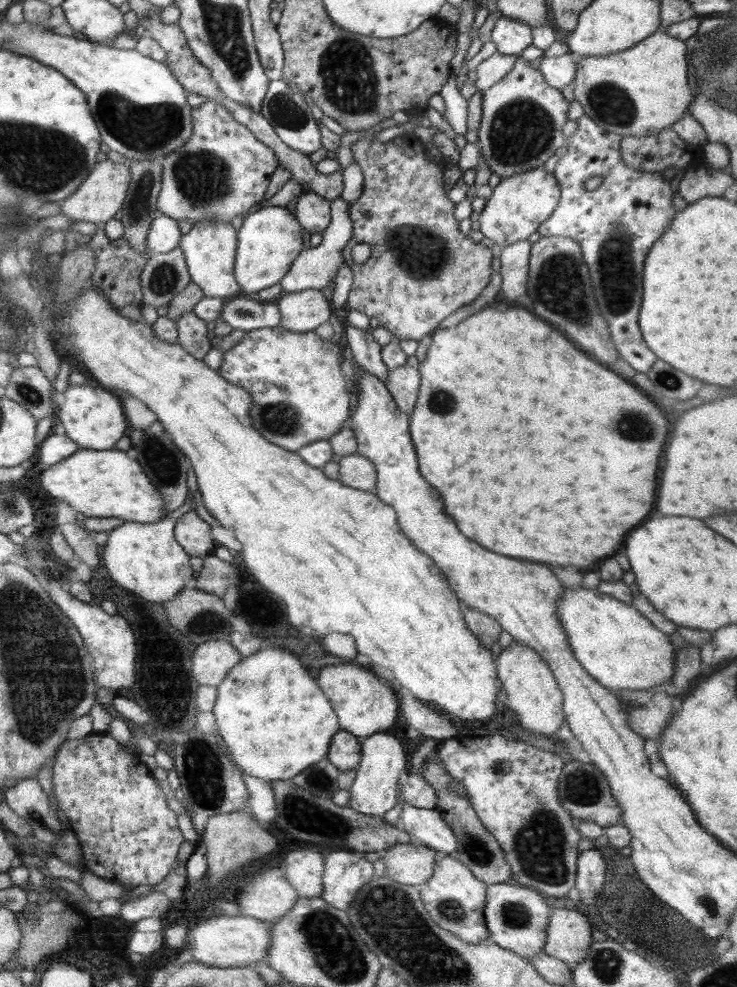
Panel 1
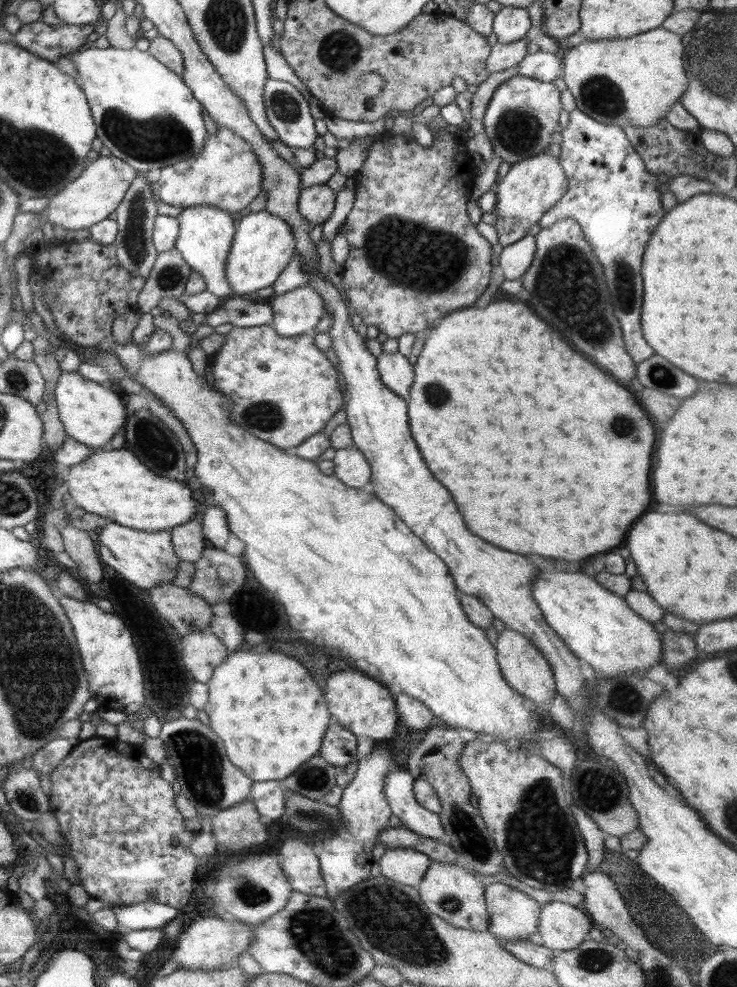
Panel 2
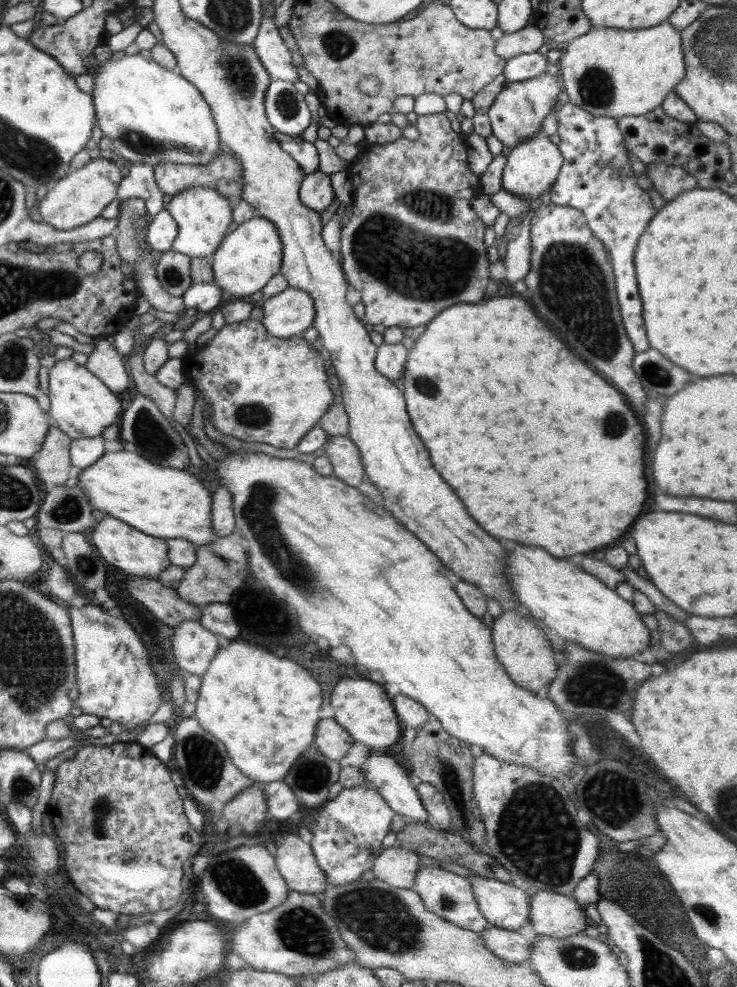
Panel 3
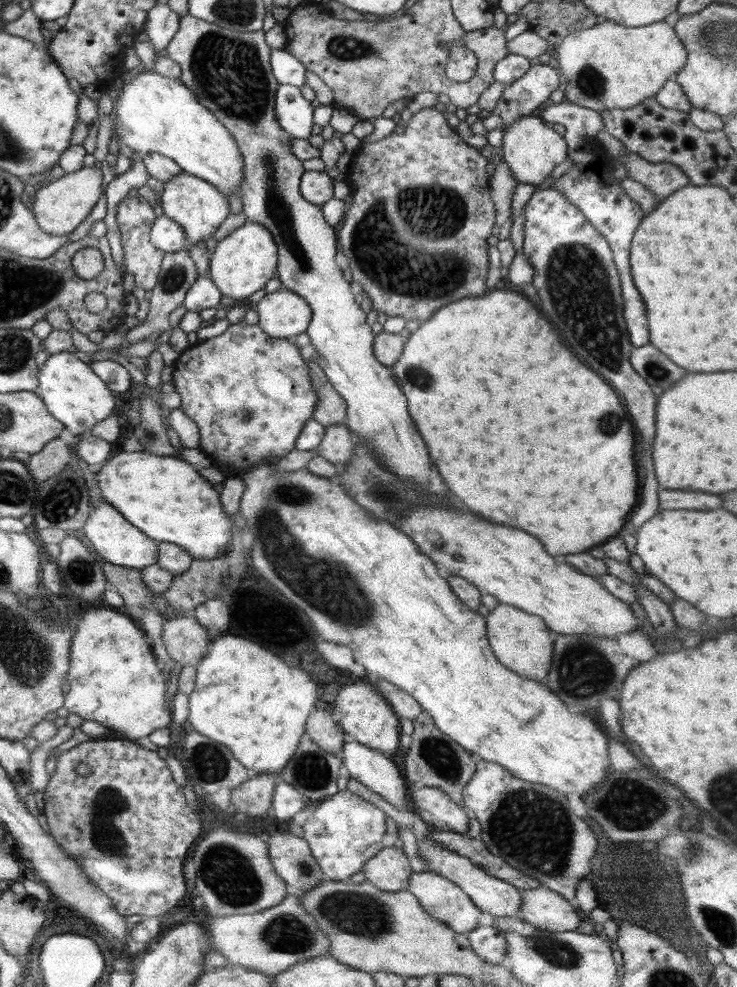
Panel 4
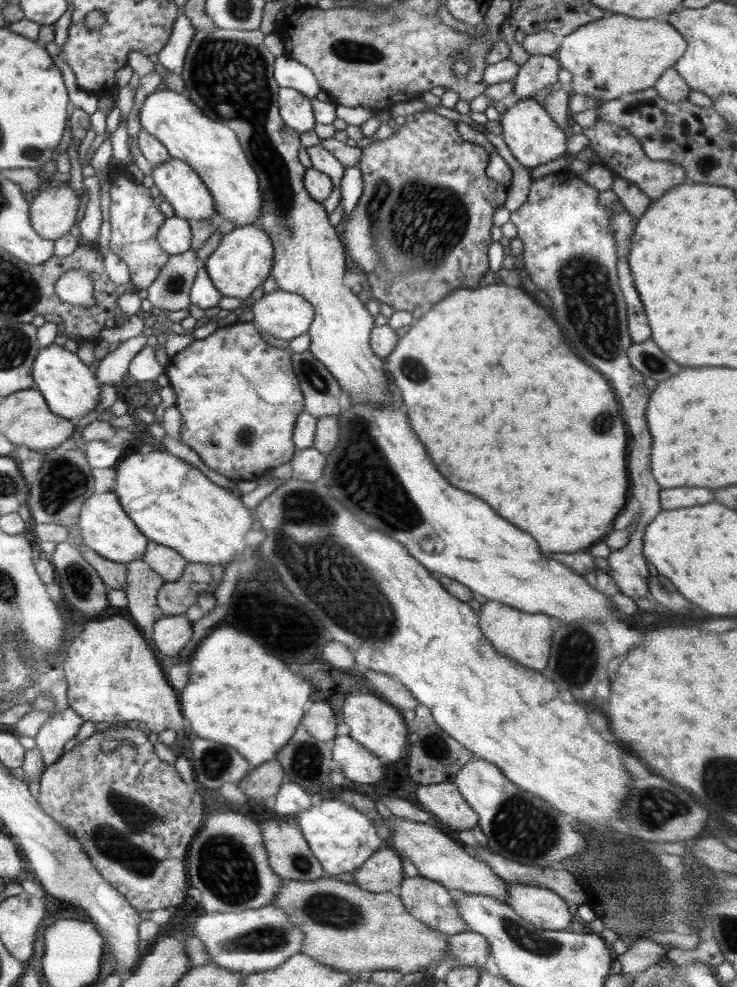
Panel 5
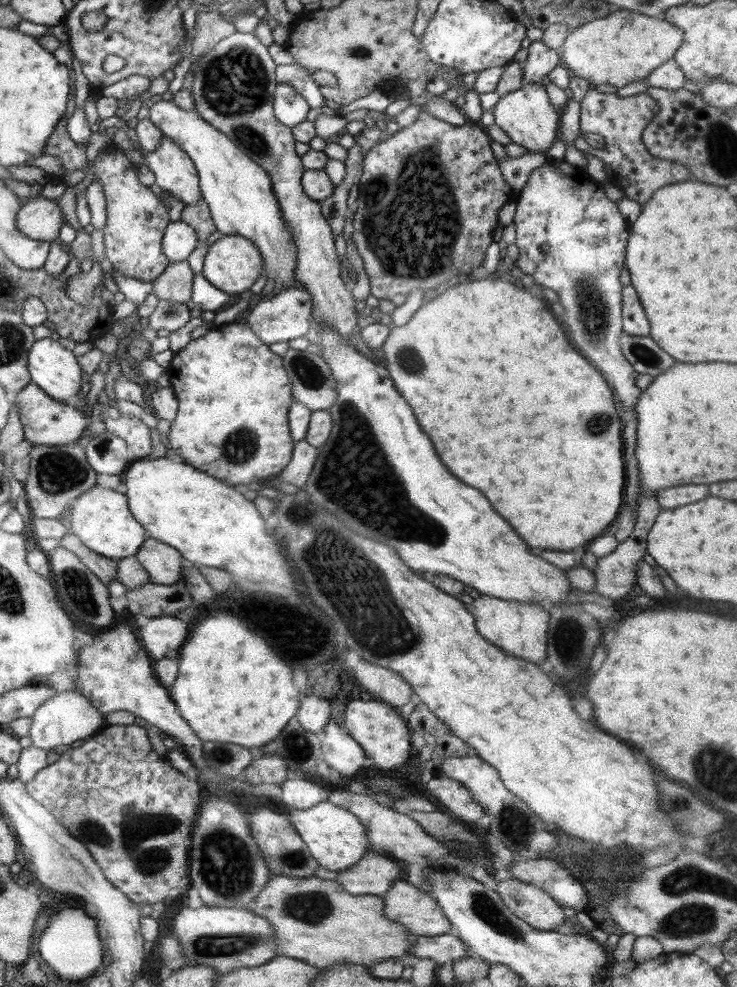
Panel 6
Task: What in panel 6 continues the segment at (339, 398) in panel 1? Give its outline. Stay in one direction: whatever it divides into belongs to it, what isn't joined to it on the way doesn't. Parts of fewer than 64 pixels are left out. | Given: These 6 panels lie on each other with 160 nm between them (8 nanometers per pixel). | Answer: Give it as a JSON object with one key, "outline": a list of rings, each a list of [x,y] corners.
{"outline":[[[233,322],[220,326],[212,326],[210,331],[202,337],[191,339],[182,349],[173,355],[170,366],[166,370],[168,380],[171,382],[172,390],[178,399],[178,410],[176,418],[171,422],[168,446],[180,456],[181,462],[206,474],[223,480],[228,485],[234,485],[239,489],[245,489],[250,482],[262,482],[269,476],[278,476],[279,472],[290,462],[293,451],[294,441],[292,440],[289,429],[288,411],[292,401],[292,383],[286,369],[284,368],[283,358],[270,351],[269,345],[262,342],[257,334],[247,326],[246,322]]]}

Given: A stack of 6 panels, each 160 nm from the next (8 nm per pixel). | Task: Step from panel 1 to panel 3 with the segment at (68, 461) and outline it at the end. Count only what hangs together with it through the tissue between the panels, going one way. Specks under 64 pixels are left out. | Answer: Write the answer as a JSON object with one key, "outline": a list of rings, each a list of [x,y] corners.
{"outline":[[[122,449],[117,452],[104,453],[94,464],[83,468],[78,475],[79,486],[87,494],[89,503],[96,510],[101,510],[110,517],[118,518],[118,521],[140,530],[154,538],[184,538],[186,542],[192,542],[197,548],[208,546],[214,542],[216,533],[212,529],[212,499],[213,495],[198,481],[196,470],[162,468],[146,458],[142,458],[137,452]]]}

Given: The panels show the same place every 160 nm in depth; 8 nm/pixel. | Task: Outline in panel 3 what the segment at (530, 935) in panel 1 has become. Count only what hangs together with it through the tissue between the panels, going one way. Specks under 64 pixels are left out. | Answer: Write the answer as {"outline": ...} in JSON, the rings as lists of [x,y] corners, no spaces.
{"outline":[[[476,874],[471,879],[468,878],[468,880],[471,882],[480,912],[491,926],[517,931],[530,922],[531,896],[525,890],[516,887],[512,882],[505,883]]]}

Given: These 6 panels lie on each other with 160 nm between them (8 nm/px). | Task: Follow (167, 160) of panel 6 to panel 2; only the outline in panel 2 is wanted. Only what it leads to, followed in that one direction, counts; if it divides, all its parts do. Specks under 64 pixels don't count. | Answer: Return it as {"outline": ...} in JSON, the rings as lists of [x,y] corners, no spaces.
{"outline":[[[197,204],[190,208],[183,208],[177,217],[179,235],[175,242],[176,250],[182,255],[191,270],[203,276],[206,290],[220,298],[233,293],[225,277],[226,261],[235,235],[233,217],[234,215],[227,210],[221,210],[209,204]]]}

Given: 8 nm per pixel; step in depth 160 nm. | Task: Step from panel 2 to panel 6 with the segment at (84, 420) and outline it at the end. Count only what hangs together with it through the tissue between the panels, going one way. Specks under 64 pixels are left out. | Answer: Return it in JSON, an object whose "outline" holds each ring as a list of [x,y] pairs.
{"outline":[[[50,337],[35,341],[28,353],[27,367],[32,382],[58,402],[65,403],[82,388],[77,357]]]}

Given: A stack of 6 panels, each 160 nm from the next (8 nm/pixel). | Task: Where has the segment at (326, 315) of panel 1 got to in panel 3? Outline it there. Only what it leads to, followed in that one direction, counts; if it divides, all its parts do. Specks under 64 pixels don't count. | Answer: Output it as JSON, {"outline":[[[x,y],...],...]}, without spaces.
{"outline":[[[288,287],[266,298],[261,323],[276,338],[300,337],[315,319],[313,298],[305,291]]]}

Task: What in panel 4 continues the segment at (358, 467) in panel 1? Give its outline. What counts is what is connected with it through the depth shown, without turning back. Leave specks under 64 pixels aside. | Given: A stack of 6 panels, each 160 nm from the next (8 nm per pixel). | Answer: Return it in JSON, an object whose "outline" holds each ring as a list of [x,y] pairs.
{"outline":[[[333,424],[325,427],[325,433],[315,451],[335,465],[339,470],[347,466],[353,455],[354,447],[350,441],[350,430],[342,424]]]}

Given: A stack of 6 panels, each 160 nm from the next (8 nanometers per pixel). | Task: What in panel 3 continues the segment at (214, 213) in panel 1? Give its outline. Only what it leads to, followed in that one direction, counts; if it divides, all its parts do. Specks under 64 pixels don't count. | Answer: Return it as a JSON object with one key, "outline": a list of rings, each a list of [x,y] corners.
{"outline":[[[230,148],[220,149],[218,156],[205,165],[182,165],[174,163],[160,163],[153,167],[155,180],[159,192],[176,196],[179,192],[190,187],[213,188],[231,202],[241,199],[244,184],[242,184],[242,161],[230,154]]]}

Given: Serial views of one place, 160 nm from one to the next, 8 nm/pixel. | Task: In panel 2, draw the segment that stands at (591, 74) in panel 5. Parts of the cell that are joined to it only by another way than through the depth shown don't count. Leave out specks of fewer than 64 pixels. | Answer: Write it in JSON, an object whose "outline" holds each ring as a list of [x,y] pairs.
{"outline":[[[660,26],[626,39],[575,41],[562,61],[562,79],[572,93],[577,110],[602,124],[652,126],[665,118],[674,103],[680,101],[689,87],[683,64],[684,46],[678,34]]]}

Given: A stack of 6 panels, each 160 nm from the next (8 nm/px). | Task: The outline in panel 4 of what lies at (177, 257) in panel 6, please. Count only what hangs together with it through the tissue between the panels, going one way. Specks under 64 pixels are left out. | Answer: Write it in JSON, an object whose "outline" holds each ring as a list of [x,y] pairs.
{"outline":[[[166,215],[158,217],[153,222],[150,242],[165,253],[176,252],[188,247],[184,229]]]}

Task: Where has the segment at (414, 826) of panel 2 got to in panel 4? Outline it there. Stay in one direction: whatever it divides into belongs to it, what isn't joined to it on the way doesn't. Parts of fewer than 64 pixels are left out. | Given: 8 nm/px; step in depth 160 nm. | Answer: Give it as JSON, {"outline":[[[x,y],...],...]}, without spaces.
{"outline":[[[346,741],[339,756],[354,780],[374,790],[398,810],[408,808],[406,795],[410,791],[391,757],[358,741]]]}

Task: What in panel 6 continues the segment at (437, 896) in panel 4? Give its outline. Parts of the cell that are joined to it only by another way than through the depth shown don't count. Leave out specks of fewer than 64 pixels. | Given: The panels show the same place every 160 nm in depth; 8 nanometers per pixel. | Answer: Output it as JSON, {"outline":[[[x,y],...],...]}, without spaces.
{"outline":[[[396,880],[383,897],[385,915],[403,924],[410,935],[438,936],[450,934],[453,926],[442,912],[432,893],[418,889],[407,880]]]}

